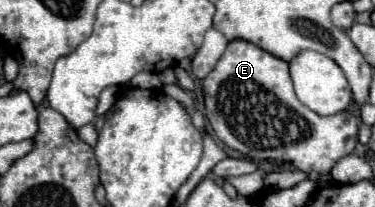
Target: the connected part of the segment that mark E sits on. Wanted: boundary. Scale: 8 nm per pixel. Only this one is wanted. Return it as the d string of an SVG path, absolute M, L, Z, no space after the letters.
M247 40L229 42L215 68L203 80L203 98L207 108L207 120L211 122L211 128L225 146L257 160L283 160L285 164L305 172L313 182L327 176L335 162L351 154L357 144L359 120L355 118L355 114L345 110L333 116L319 116L317 112L309 110L305 104L299 102L293 92L289 64Z

